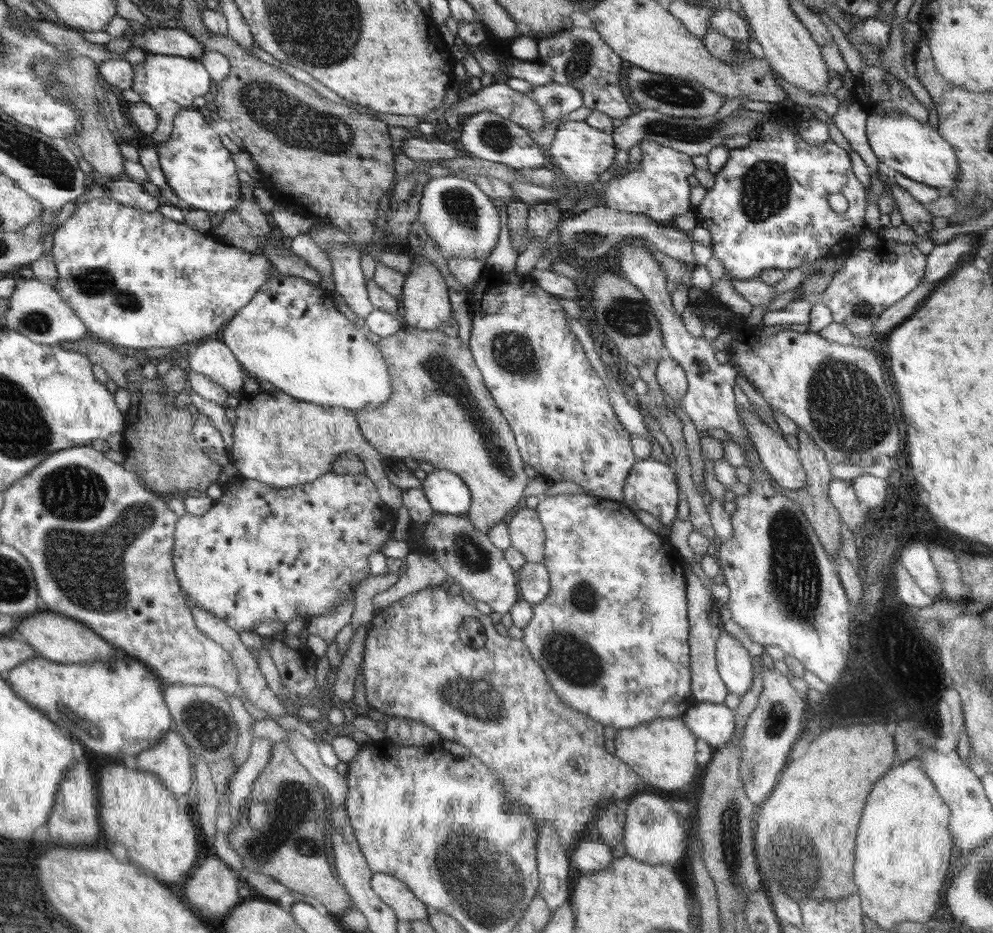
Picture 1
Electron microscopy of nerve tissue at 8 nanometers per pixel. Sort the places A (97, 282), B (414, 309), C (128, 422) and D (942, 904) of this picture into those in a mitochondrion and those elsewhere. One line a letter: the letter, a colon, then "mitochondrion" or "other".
A: mitochondrion
B: other
C: other
D: other

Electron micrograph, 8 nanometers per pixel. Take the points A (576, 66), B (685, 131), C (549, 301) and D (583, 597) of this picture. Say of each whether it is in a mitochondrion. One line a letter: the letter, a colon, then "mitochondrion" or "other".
A: mitochondrion
B: mitochondrion
C: other
D: mitochondrion

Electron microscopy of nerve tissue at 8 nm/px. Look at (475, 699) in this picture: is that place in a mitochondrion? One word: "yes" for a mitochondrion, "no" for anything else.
yes

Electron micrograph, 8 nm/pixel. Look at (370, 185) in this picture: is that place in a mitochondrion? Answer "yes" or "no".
no

